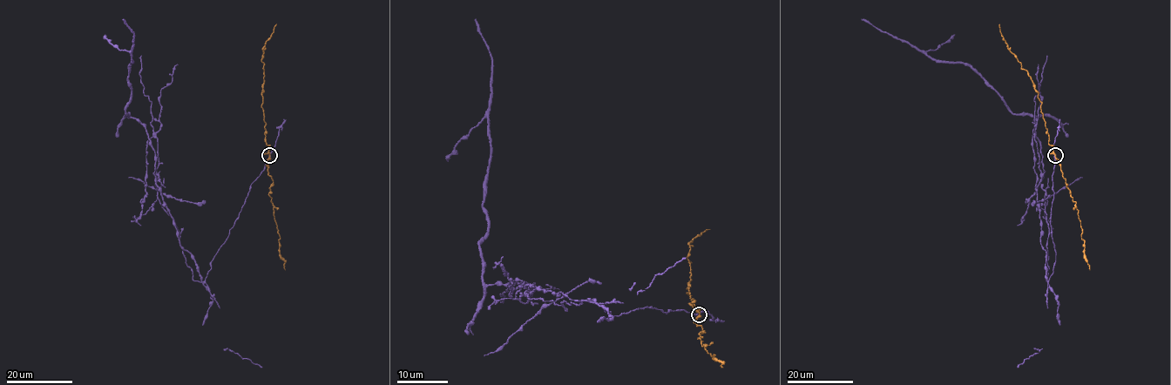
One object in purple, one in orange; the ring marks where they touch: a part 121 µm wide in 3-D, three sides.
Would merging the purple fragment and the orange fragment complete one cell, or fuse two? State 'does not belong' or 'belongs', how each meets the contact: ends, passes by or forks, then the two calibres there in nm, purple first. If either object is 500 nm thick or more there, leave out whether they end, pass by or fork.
does not belong; purple passes by; orange forks; calibres 300 and 190 nm

